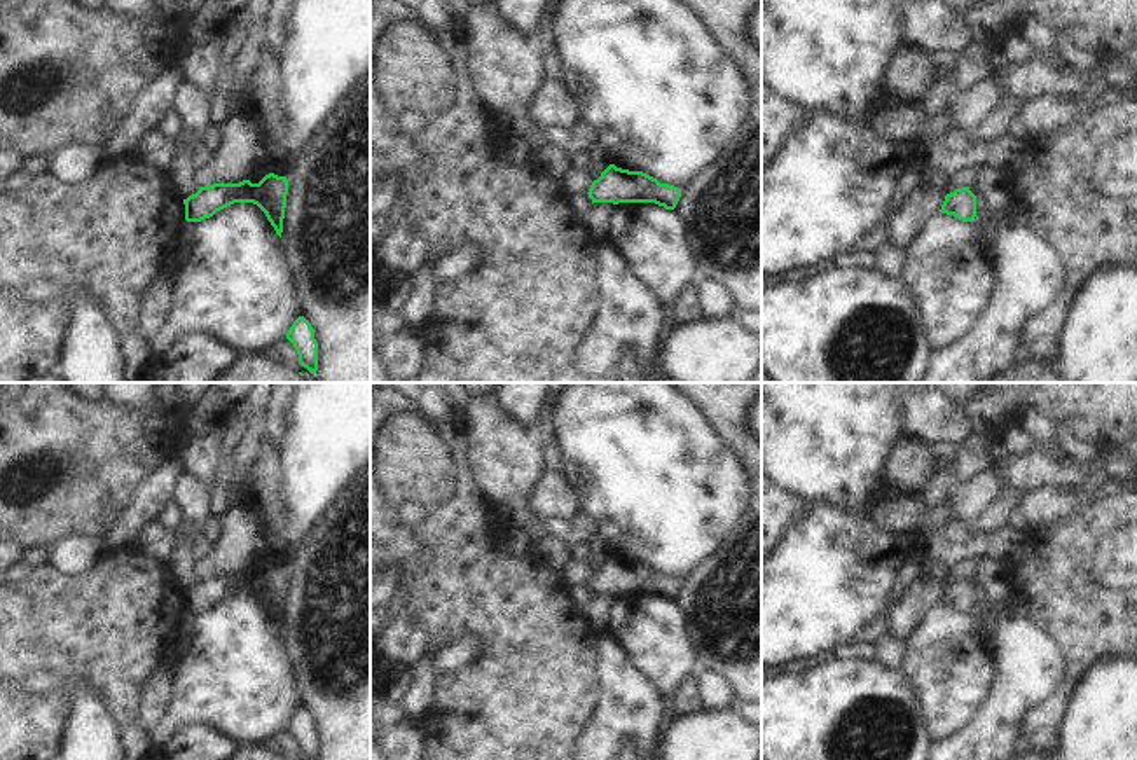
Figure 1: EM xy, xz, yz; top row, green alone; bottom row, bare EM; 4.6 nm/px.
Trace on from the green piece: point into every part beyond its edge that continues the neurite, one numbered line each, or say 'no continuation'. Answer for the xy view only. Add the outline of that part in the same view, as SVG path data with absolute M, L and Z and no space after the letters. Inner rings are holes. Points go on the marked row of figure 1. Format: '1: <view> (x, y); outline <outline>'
no continuation

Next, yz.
no continuation

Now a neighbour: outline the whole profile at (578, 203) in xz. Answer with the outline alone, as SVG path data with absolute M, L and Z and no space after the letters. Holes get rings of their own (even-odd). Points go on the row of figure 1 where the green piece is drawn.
M569 192L568 206L576 220L589 213L590 204L592 199L587 192Z

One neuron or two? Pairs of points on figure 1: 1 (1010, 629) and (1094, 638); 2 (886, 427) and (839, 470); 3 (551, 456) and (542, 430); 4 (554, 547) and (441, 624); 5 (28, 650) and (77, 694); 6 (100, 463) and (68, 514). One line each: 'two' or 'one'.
1: two
2: one
3: one
4: two
5: two
6: one

